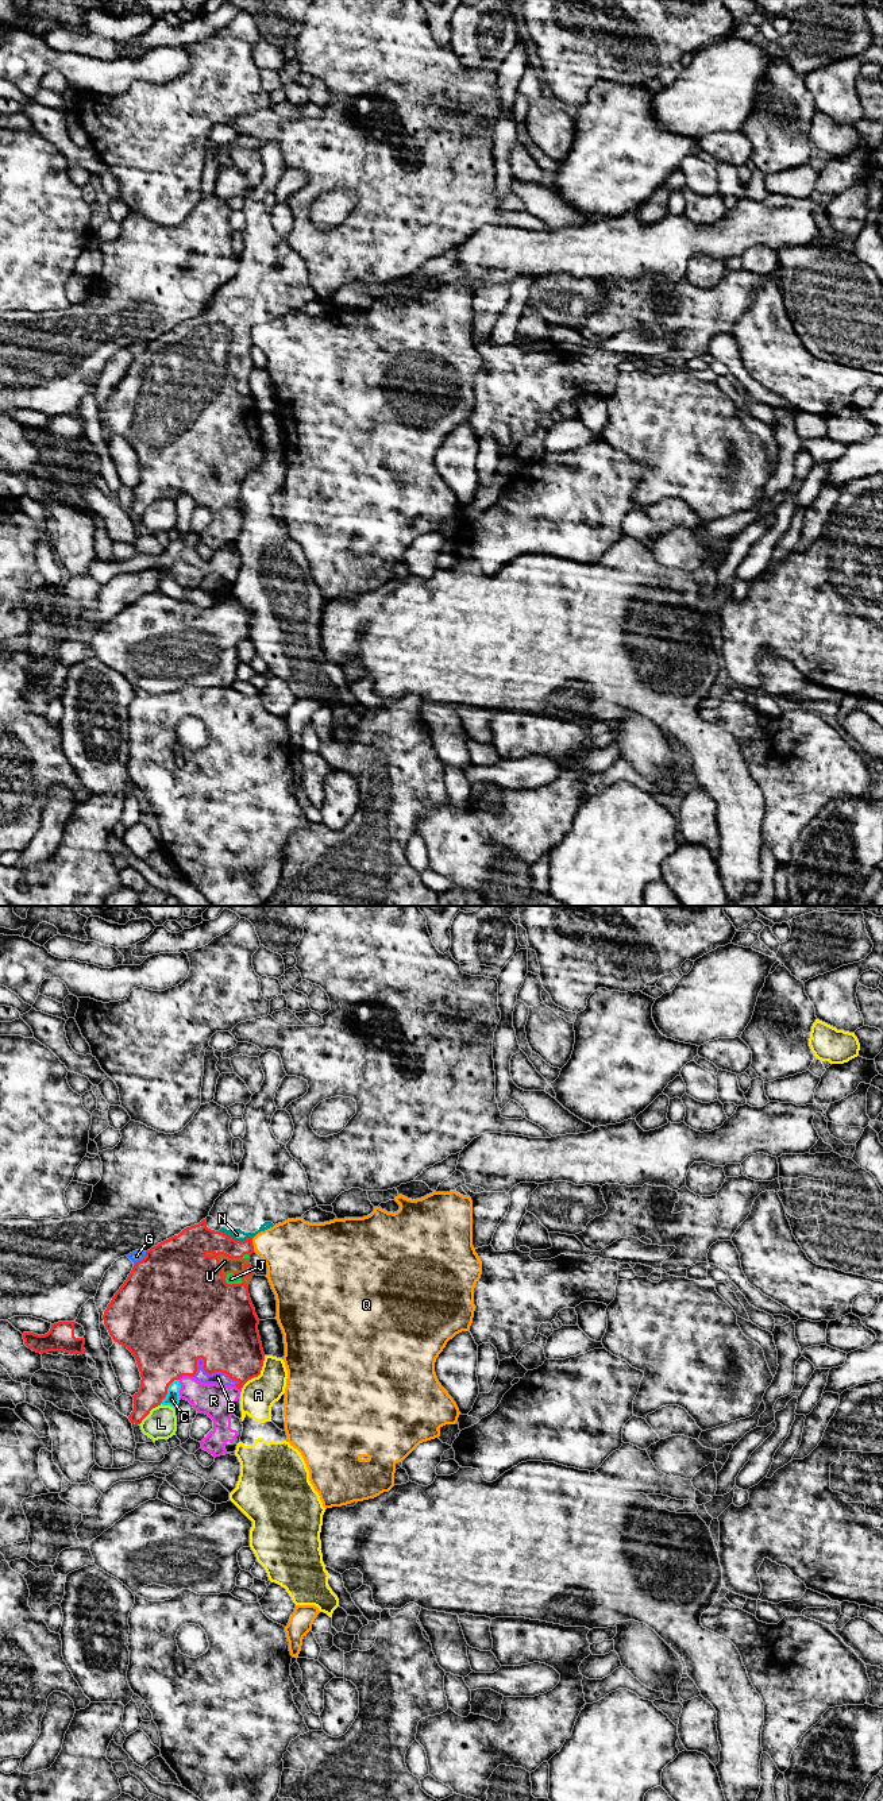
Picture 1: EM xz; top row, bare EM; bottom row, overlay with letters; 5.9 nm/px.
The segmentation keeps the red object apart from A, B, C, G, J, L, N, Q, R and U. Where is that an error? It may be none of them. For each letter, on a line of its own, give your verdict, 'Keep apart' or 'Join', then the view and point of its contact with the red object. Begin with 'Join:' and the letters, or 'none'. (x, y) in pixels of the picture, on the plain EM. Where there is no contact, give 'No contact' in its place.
Join: B, C, J, N, R, U
A: Keep apart. Touches red at xz (258, 467)
B: Join. Touches red at xz (205, 463)
C: Join. Touches red at xz (166, 482)
G: Keep apart. Touches red at xz (142, 353)
J: Join. Touches red at xz (232, 377)
L: Keep apart. Touches red at xz (149, 505)
N: Join. Touches red at xz (234, 332)
Q: Keep apart. Touches red at xz (253, 338)
R: Join. Touches red at xz (184, 467)
U: Join. Touches red at xz (219, 346)

